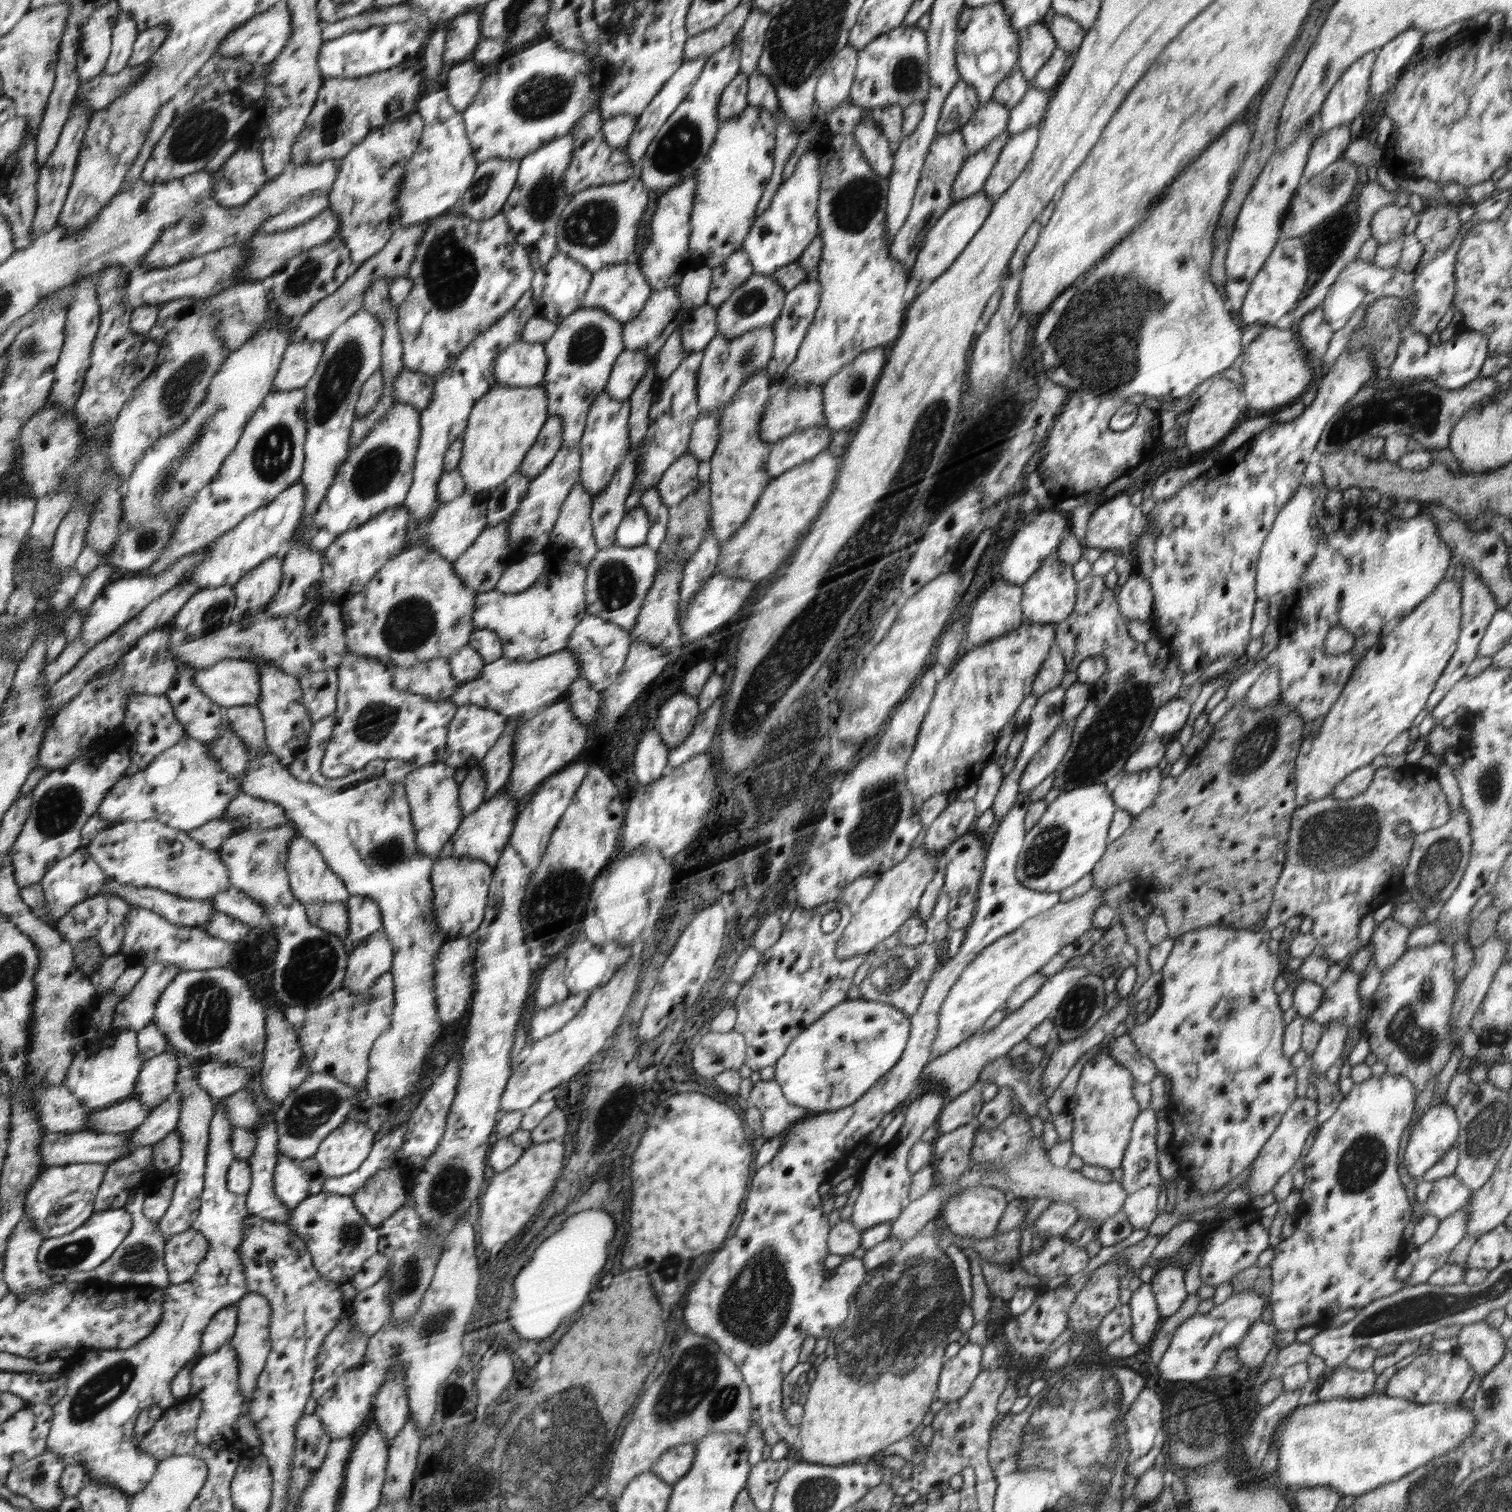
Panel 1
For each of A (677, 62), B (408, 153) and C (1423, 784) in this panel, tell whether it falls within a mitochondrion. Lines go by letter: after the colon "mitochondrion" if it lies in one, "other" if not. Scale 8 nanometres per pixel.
A: other
B: other
C: other

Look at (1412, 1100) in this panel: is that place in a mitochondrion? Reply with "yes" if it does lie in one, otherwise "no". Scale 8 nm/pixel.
no

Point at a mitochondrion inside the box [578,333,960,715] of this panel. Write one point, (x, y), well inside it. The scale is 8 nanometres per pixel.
(616, 581)

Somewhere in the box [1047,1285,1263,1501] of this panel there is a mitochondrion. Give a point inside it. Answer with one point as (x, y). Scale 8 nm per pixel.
(1192, 1424)

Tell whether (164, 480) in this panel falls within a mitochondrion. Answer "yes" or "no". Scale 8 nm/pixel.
yes

